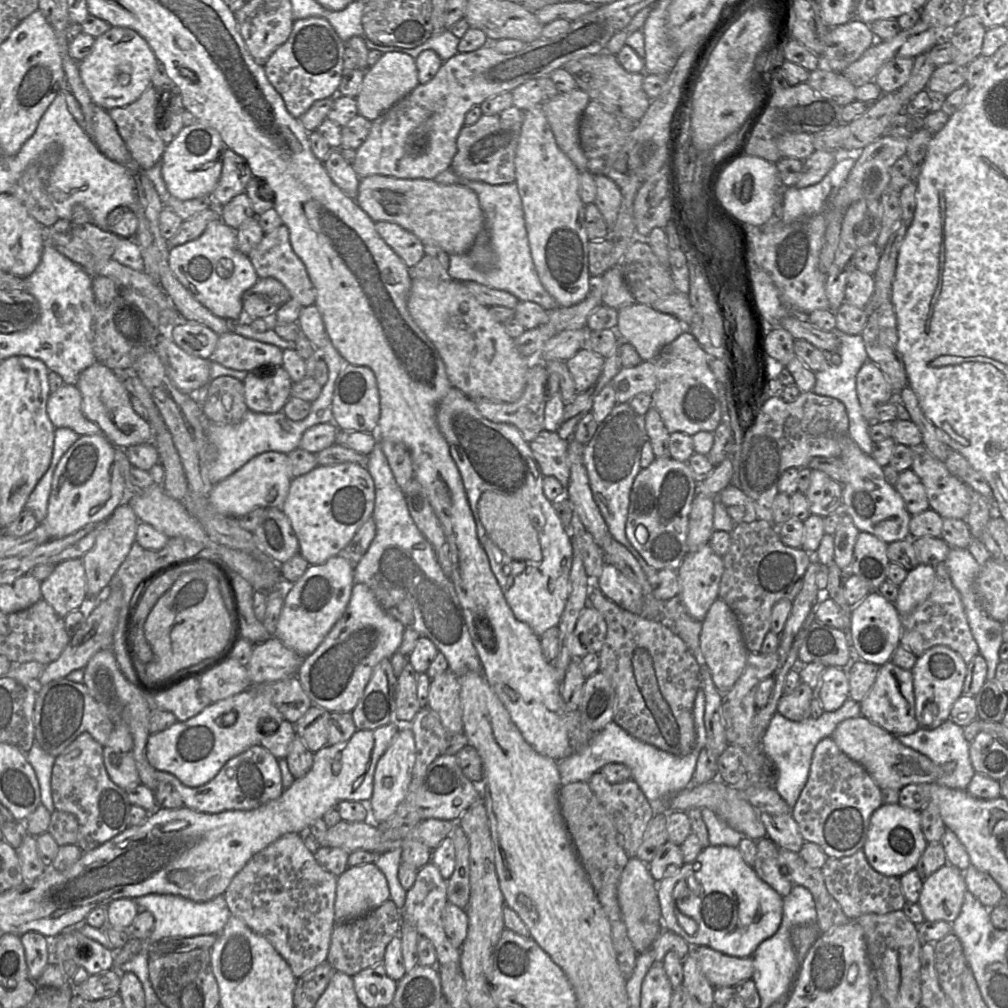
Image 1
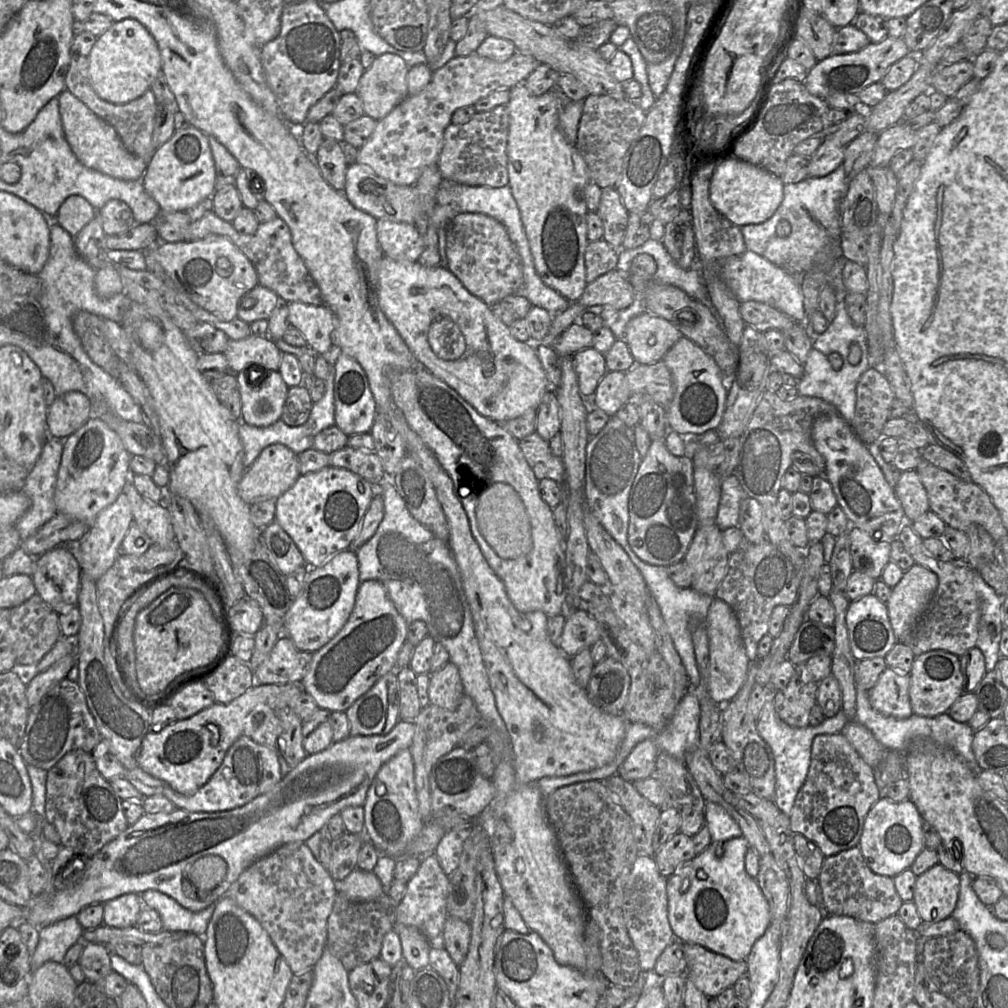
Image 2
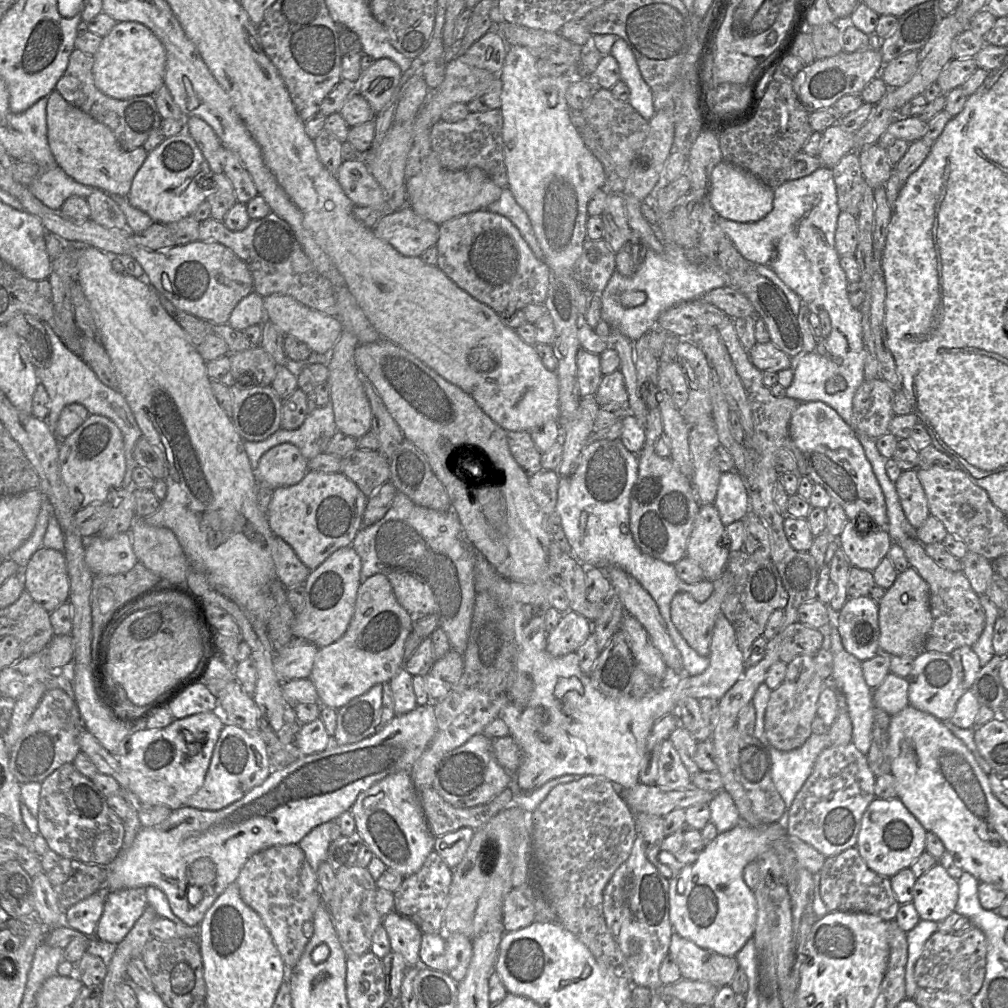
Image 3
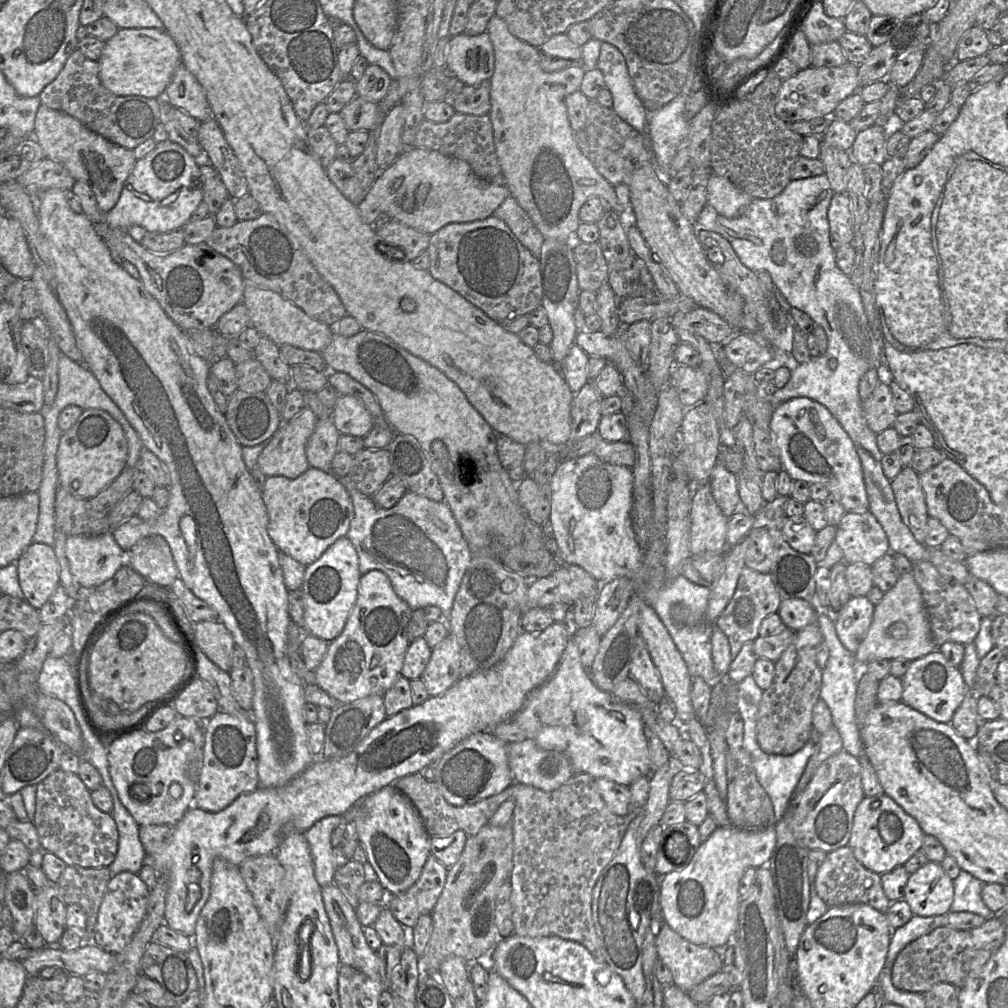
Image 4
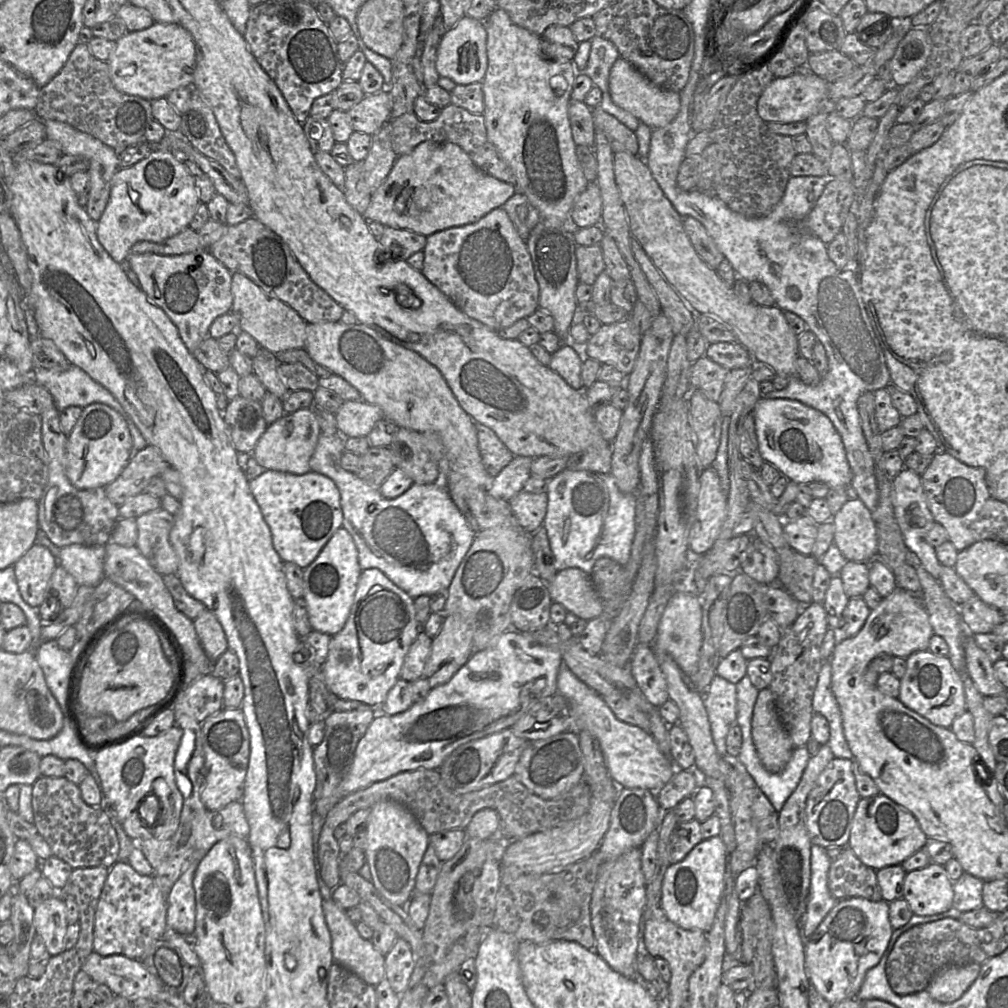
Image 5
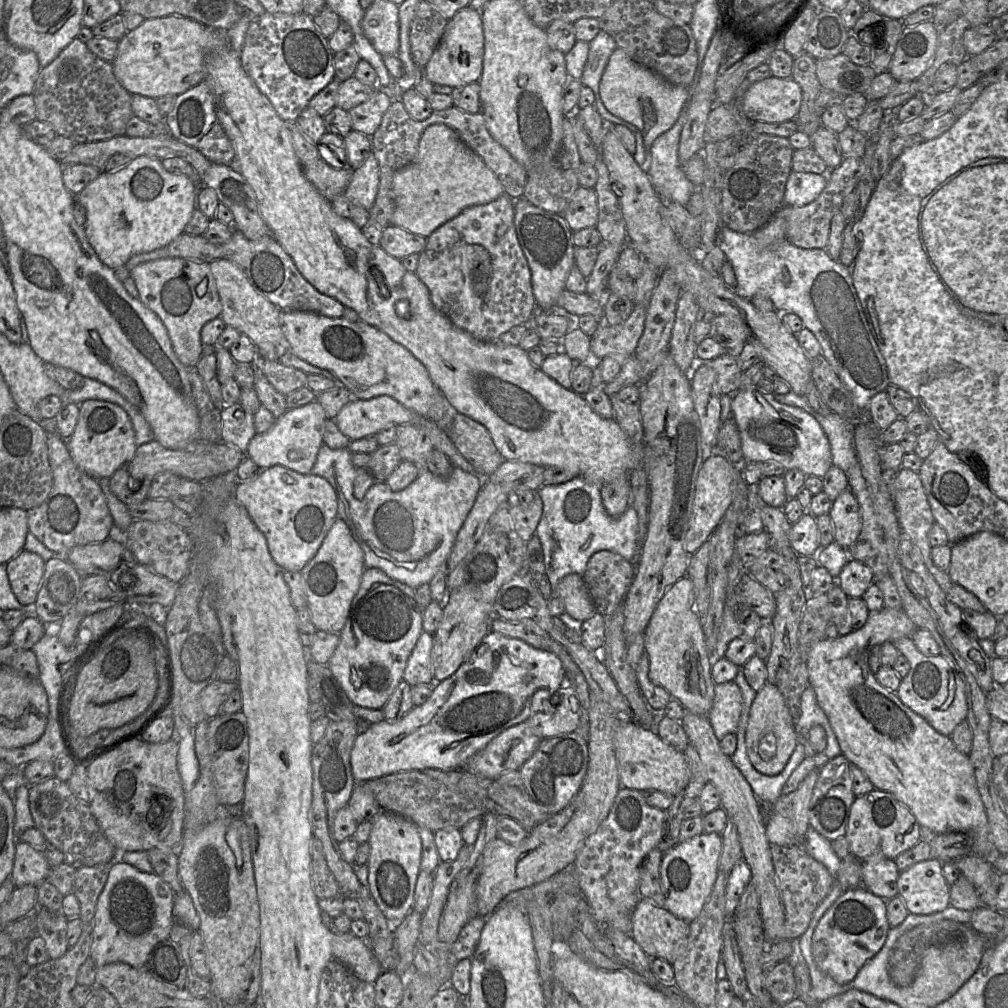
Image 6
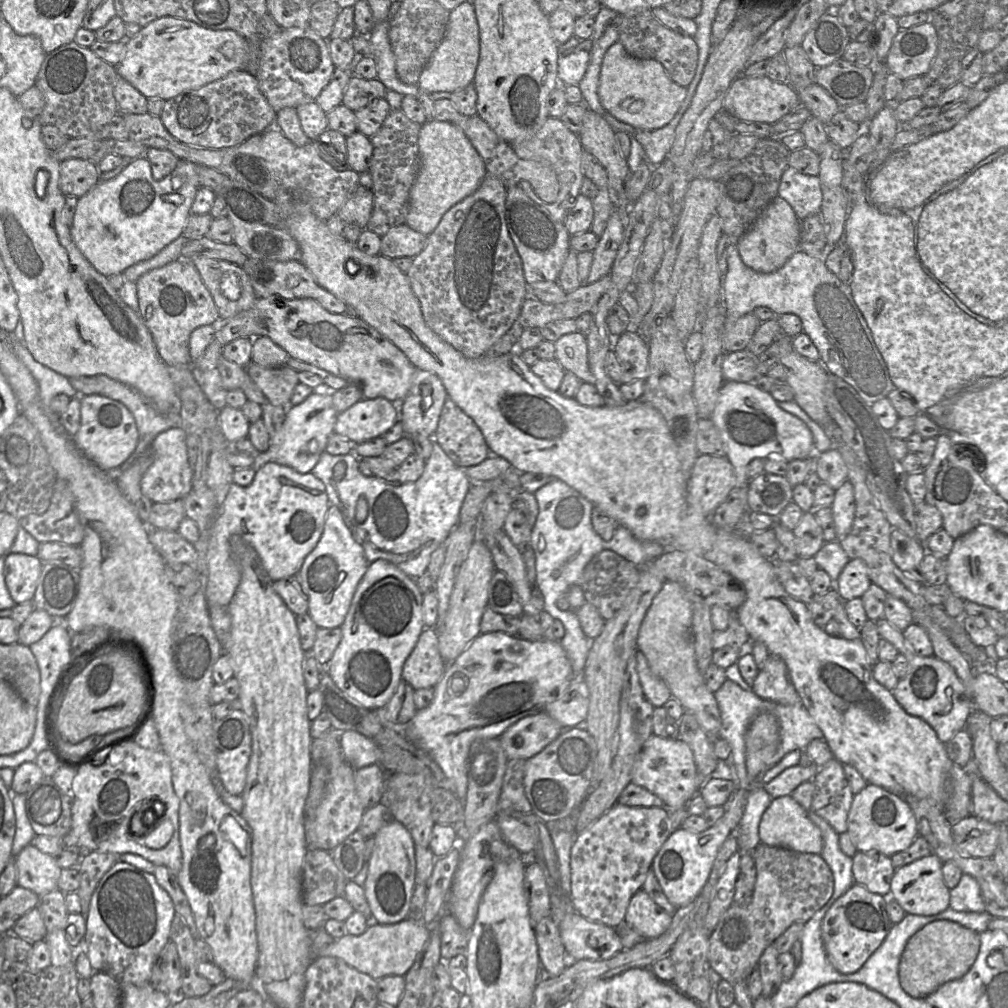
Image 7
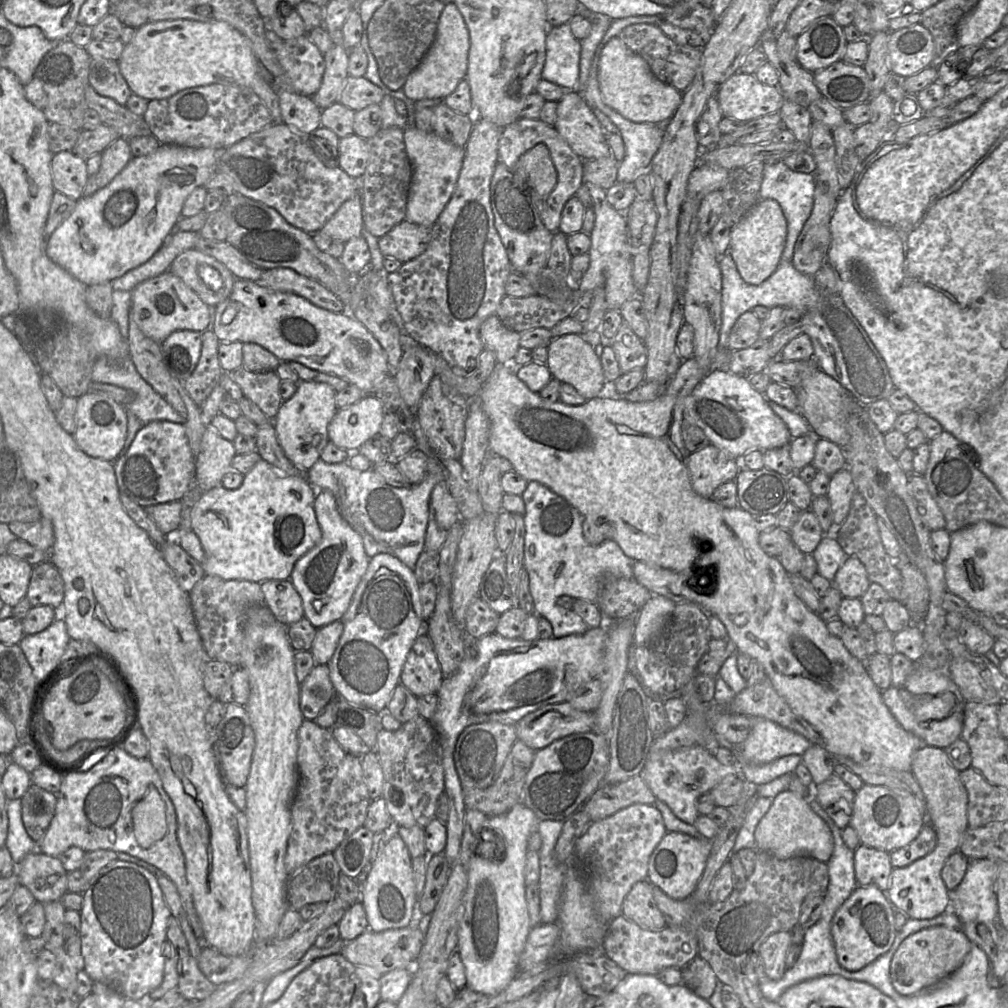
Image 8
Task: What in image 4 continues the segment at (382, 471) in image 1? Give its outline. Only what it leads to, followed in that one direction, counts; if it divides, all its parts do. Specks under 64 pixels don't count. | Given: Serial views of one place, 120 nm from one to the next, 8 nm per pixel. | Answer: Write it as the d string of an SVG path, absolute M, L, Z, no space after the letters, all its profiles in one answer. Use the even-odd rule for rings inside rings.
M339 478L343 483L353 505L353 518L346 537L353 544L359 560L359 571L363 575L370 570L380 570L390 579L396 594L411 609L437 606L446 617L453 605L462 577L467 570L473 553L446 502L433 501L425 496L406 491L392 507L378 507L372 496L361 493L348 479Z

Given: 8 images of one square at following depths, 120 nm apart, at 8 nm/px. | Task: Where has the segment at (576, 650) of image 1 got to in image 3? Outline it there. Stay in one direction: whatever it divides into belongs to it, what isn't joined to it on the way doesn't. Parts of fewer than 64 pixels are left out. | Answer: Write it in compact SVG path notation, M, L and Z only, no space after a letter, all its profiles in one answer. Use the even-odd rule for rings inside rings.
M564 613L558 625L548 633L546 650L555 657L575 652L591 635L592 622L579 613Z

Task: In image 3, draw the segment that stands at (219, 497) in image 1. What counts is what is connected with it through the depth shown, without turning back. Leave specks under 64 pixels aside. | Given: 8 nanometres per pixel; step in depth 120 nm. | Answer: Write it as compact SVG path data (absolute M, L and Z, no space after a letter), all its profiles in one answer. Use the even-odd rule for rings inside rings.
M280 443L262 454L255 469L256 476L273 490L291 486L308 471L307 461L294 444Z

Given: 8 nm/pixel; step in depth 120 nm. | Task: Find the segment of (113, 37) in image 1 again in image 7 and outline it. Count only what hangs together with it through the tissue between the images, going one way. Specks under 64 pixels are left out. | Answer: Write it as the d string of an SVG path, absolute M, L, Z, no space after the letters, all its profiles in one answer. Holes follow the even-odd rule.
M165 16L153 20L142 27L136 36L125 40L125 53L116 69L118 75L144 97L167 101L185 90L200 88L233 71L243 70L248 54L248 41L234 30L208 29L190 20Z

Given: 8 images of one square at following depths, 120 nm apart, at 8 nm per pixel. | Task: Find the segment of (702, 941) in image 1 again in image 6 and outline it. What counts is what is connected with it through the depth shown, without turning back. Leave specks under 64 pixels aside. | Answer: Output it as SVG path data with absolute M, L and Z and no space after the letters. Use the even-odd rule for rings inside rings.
M702 833L678 843L665 853L660 865L660 881L665 897L664 908L686 922L694 920L712 892L721 852L721 834Z

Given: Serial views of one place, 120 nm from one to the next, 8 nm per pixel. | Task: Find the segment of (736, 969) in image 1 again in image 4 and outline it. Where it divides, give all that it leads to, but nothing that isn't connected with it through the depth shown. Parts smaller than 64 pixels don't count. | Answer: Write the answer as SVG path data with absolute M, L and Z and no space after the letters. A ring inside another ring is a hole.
M663 924L655 937L658 959L671 971L673 985L687 992L724 969L720 949L694 944Z

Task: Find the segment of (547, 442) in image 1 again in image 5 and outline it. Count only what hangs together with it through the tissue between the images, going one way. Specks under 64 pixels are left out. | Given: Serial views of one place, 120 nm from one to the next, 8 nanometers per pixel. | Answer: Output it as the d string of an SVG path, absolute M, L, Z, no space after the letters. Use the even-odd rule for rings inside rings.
M476 423L476 429L483 466L491 477L495 477L510 464L514 455L490 428Z

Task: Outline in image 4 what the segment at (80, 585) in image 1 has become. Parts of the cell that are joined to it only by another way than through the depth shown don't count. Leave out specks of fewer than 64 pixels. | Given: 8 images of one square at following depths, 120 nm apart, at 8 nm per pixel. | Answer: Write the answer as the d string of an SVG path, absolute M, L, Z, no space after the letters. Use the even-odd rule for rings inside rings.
M32 542L17 561L25 599L39 610L60 584L60 564L53 546Z

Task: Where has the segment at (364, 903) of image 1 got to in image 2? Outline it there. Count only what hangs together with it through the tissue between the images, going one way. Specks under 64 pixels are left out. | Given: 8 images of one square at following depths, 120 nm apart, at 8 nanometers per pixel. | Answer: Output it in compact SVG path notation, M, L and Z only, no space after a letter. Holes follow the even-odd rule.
M358 868L337 883L337 892L353 902L373 901L384 893L381 881L372 871Z

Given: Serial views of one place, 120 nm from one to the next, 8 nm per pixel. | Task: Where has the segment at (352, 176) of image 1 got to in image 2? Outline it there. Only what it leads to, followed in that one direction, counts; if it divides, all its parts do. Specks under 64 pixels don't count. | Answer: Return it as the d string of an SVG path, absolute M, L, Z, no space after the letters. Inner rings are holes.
M323 138L313 157L324 180L335 190L343 192L348 164L340 142L332 138Z

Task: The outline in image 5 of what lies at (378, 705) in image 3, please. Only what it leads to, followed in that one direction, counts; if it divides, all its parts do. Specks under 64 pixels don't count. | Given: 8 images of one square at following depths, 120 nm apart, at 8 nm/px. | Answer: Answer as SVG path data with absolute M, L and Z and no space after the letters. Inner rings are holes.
M360 705L351 711L330 711L325 719L325 735L322 742L314 747L313 758L316 773L316 788L313 799L313 813L326 817L330 809L340 800L338 787L348 775L358 742L378 714L378 709Z

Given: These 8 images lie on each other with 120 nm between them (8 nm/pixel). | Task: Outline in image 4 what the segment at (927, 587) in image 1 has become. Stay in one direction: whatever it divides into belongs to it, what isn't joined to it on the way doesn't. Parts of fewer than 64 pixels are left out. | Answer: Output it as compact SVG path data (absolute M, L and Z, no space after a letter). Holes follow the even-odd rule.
M911 571L900 575L896 584L884 593L881 602L875 606L871 625L853 657L862 668L868 662L877 659L904 658L913 661L927 655L937 647L921 590Z

